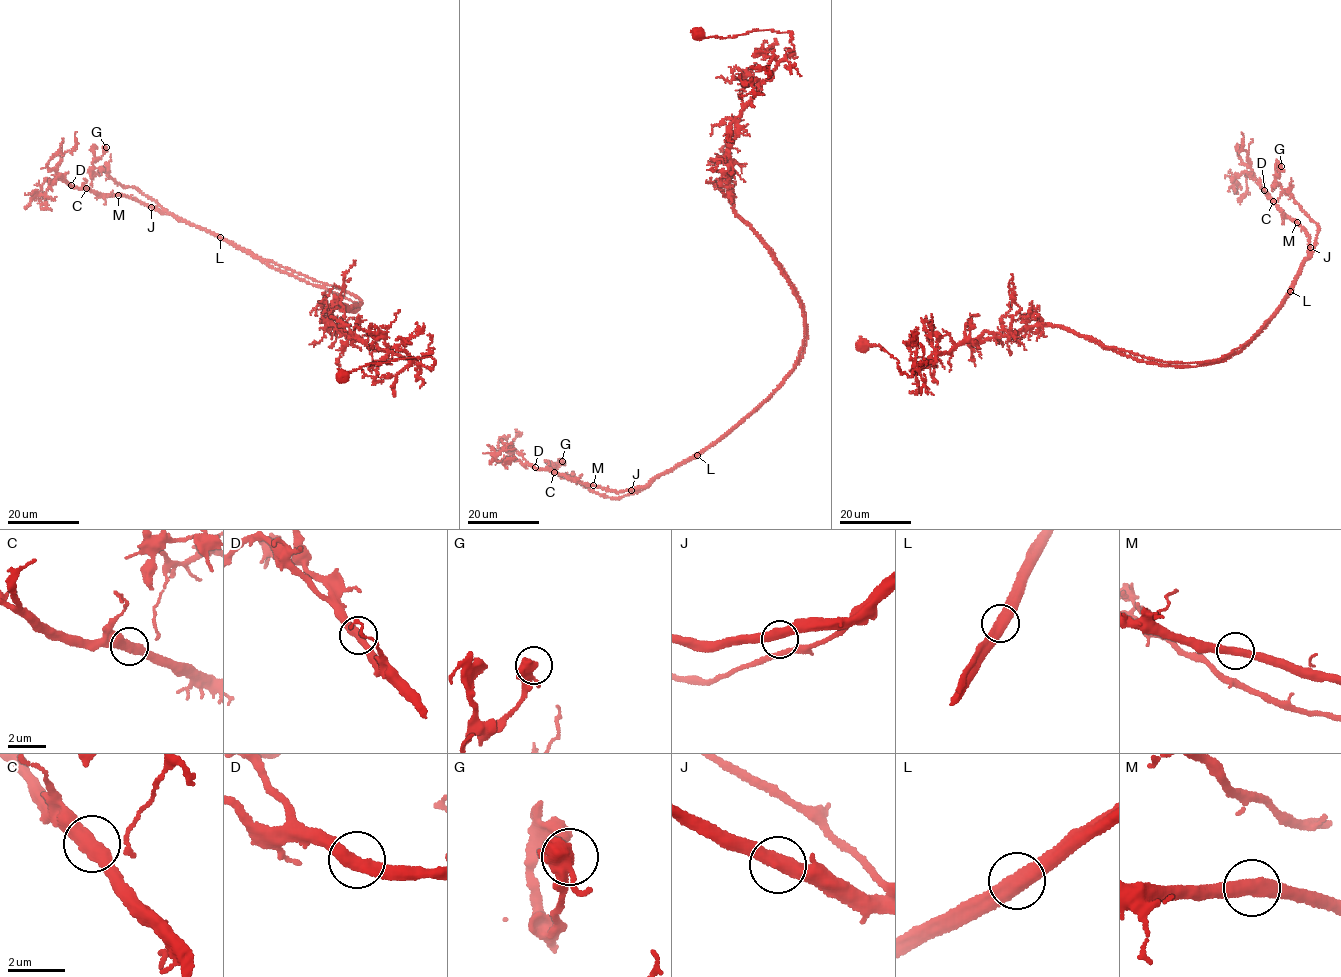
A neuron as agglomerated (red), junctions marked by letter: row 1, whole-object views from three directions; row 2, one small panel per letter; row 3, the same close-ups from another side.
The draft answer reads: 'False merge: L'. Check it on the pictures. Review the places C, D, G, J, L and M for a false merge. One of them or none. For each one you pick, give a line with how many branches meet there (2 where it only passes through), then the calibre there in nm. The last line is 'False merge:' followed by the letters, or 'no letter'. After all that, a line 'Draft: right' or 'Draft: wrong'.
L: Branches: 2. Thickness 480 nm
False merge: L
Draft: right

